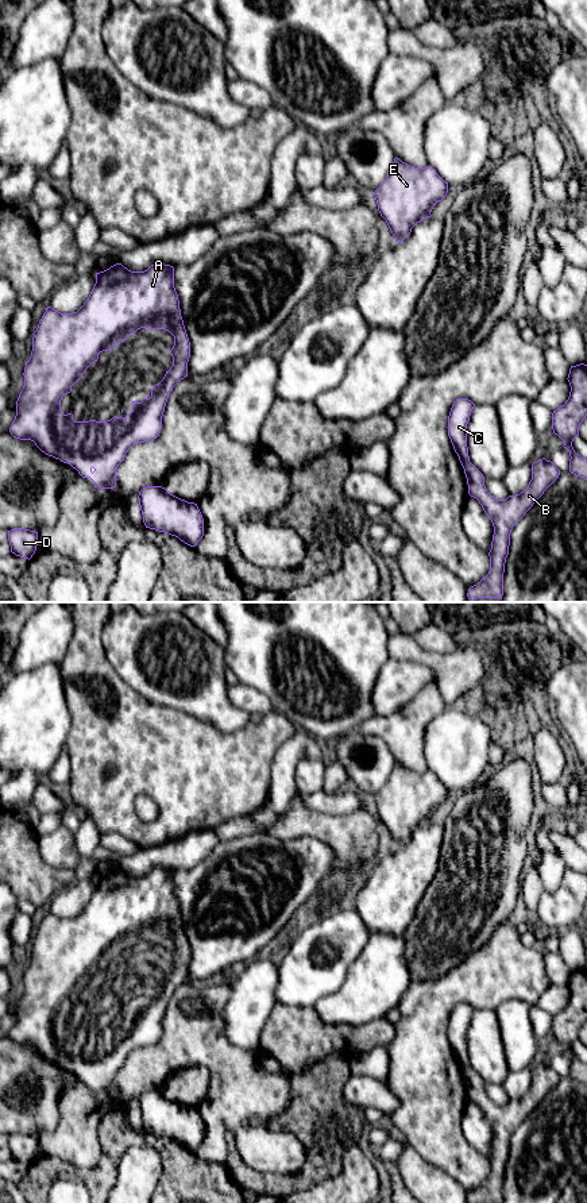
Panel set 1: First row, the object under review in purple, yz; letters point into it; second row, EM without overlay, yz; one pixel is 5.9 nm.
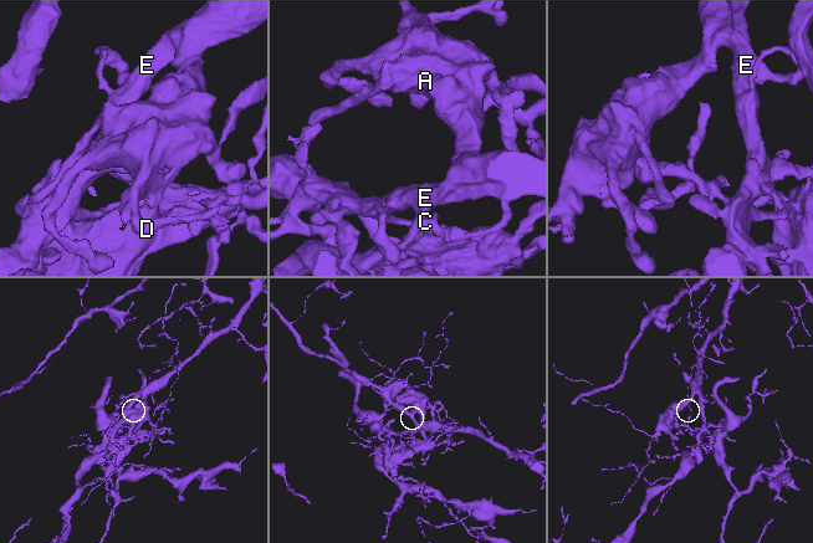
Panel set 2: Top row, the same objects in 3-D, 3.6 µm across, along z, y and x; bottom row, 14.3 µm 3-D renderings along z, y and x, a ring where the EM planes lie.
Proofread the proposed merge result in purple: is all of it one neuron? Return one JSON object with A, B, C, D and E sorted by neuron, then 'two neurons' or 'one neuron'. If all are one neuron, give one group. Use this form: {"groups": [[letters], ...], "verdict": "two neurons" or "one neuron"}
{"groups": [["A", "C", "D", "E"], ["B"]], "verdict": "two neurons"}

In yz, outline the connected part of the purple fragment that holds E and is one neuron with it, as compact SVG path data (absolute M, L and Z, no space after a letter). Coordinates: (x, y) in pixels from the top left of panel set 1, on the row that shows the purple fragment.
M397 157L394 158L386 180L372 192L378 204L378 211L386 220L395 242L403 242L417 223L430 217L433 207L441 201L447 193L448 182L445 182L432 166L414 167Z

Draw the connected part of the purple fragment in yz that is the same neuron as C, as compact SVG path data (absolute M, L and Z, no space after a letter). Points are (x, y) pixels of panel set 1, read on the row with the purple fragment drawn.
M457 398L448 416L448 436L462 466L470 462L467 447L467 424L475 404L468 398Z

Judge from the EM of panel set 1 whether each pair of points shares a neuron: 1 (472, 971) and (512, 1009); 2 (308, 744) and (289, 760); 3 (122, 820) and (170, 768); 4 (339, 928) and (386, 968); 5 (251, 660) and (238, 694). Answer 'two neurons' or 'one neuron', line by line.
1: two neurons
2: one neuron
3: one neuron
4: two neurons
5: two neurons

